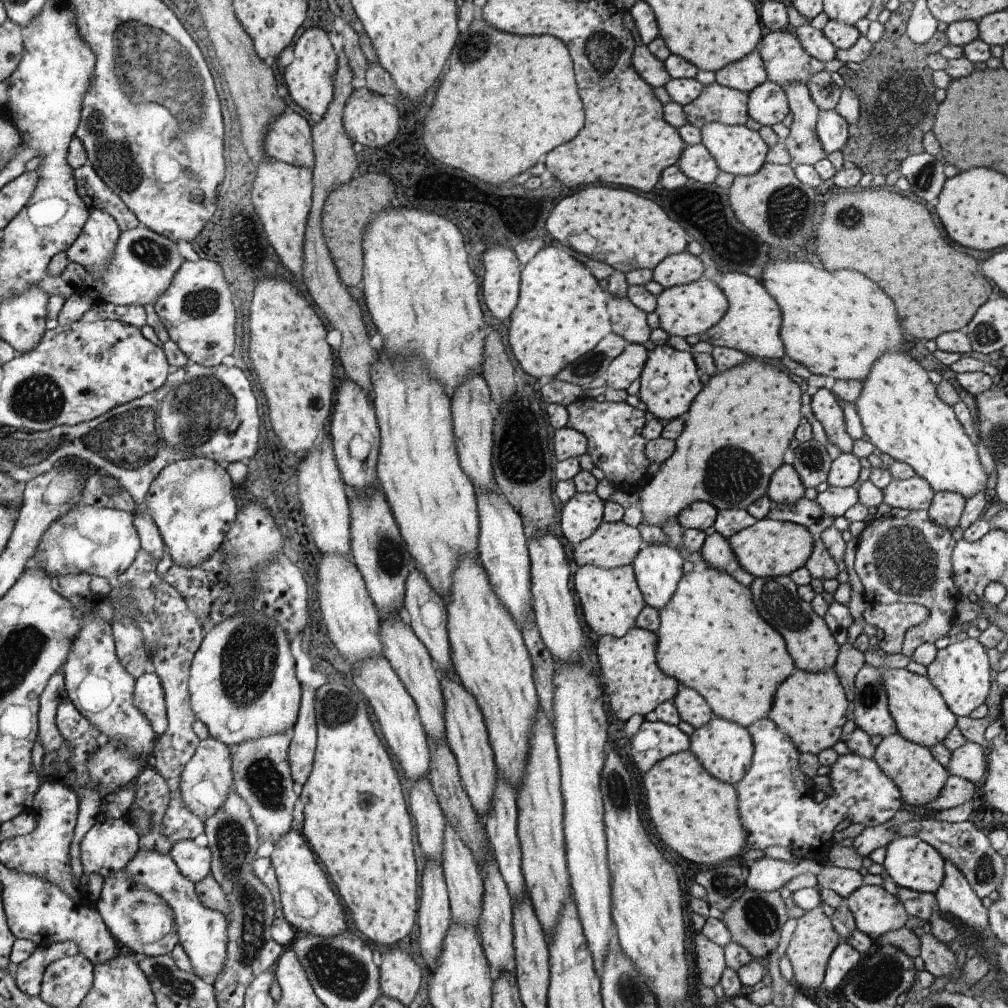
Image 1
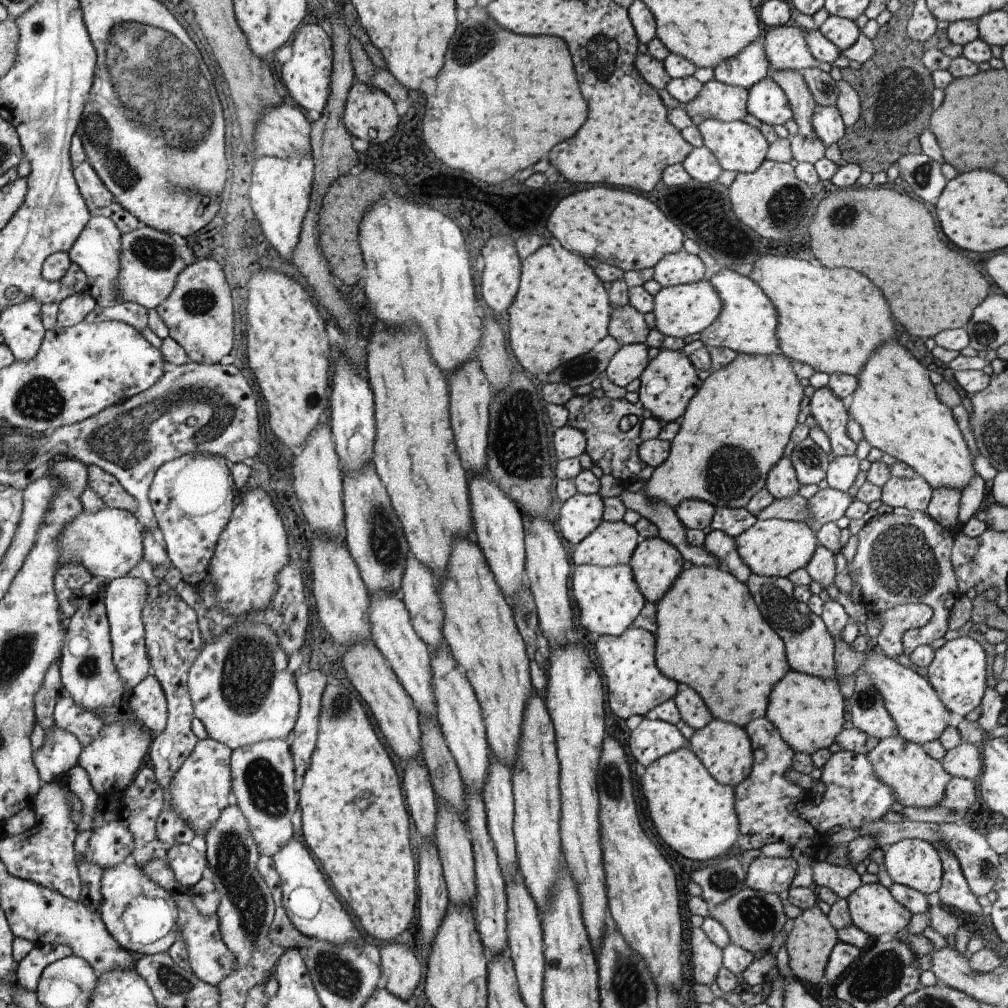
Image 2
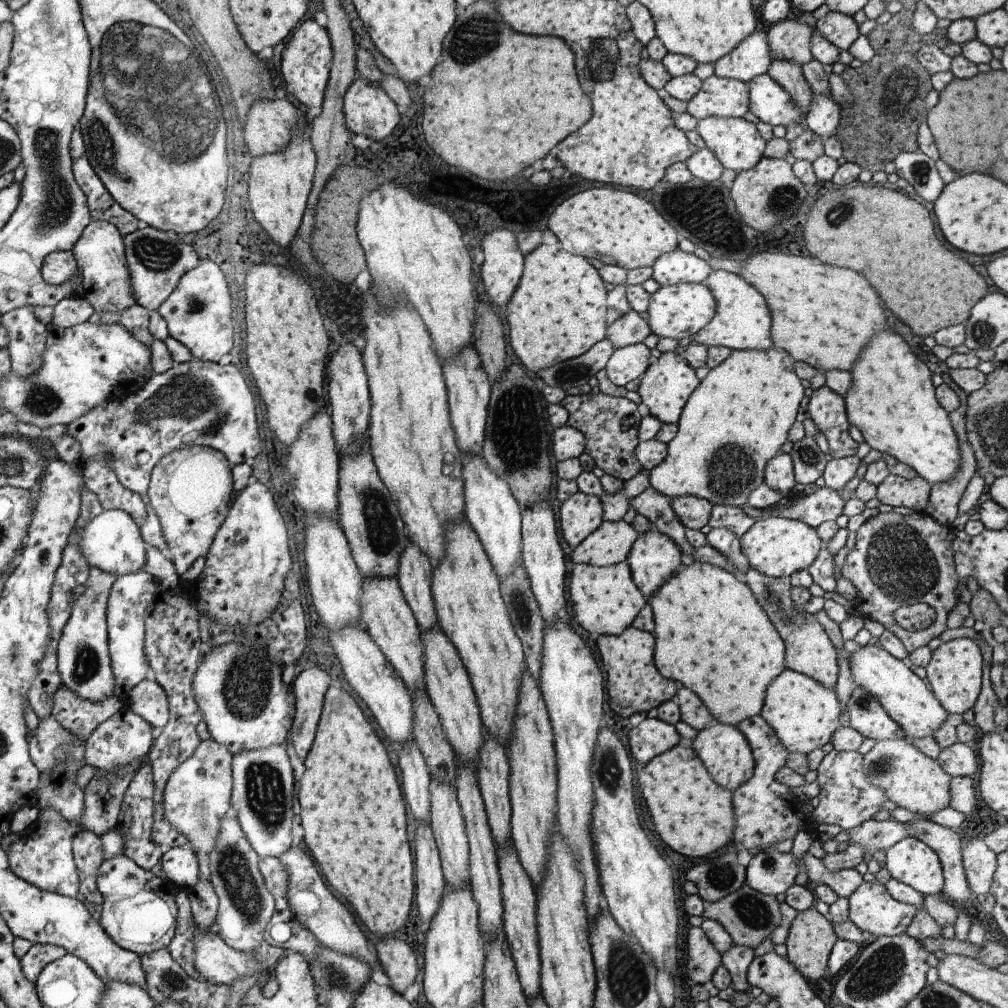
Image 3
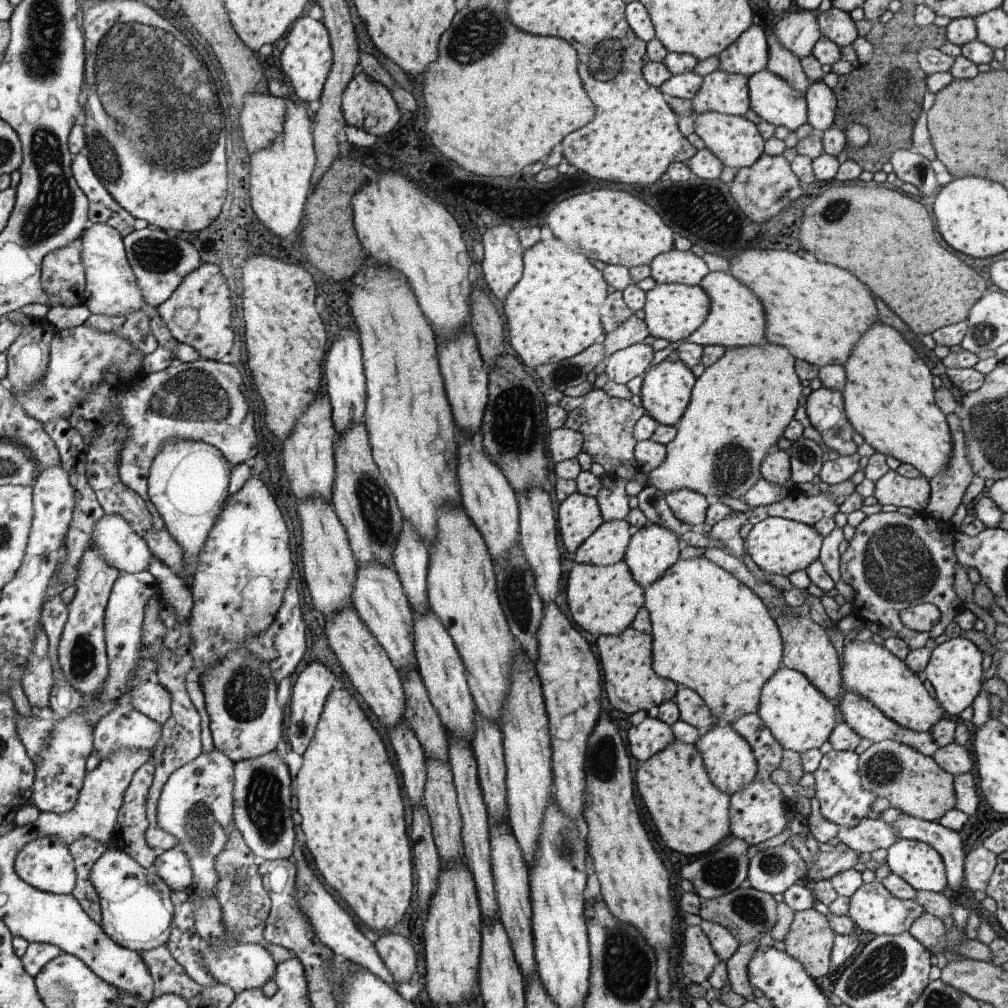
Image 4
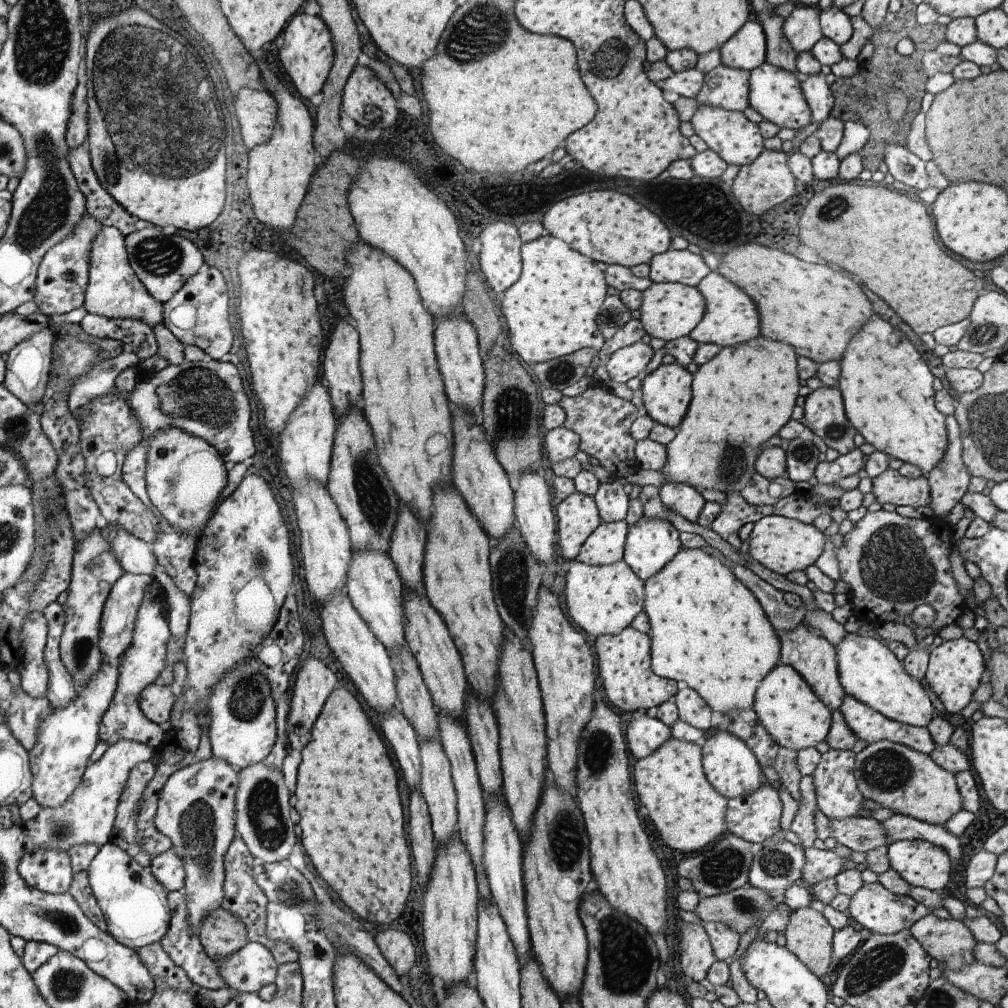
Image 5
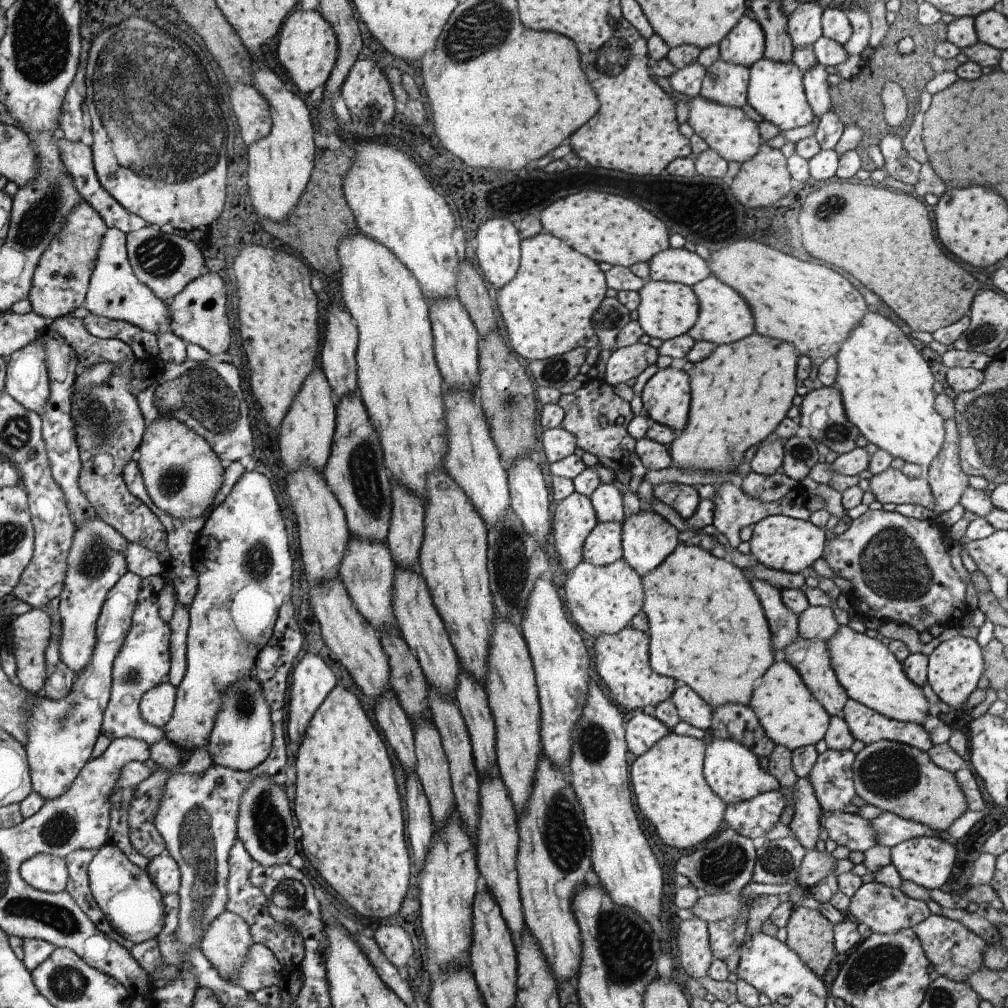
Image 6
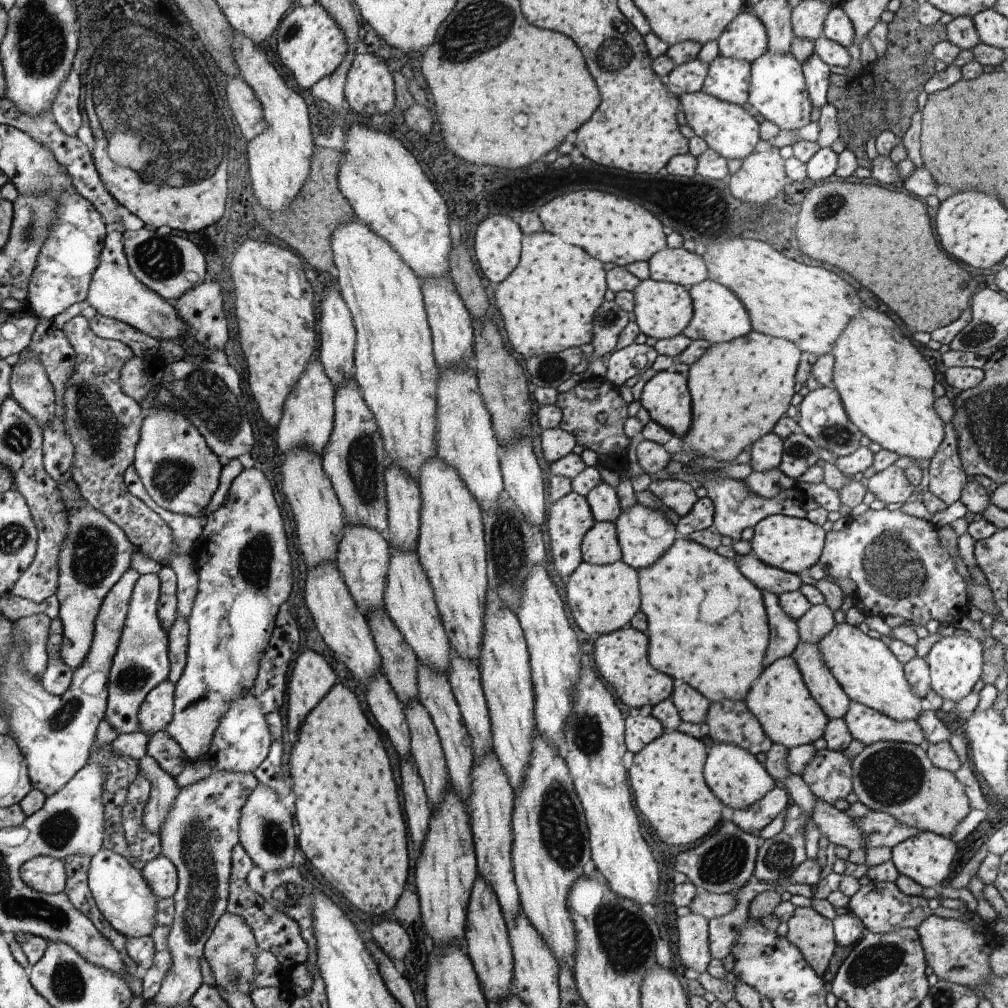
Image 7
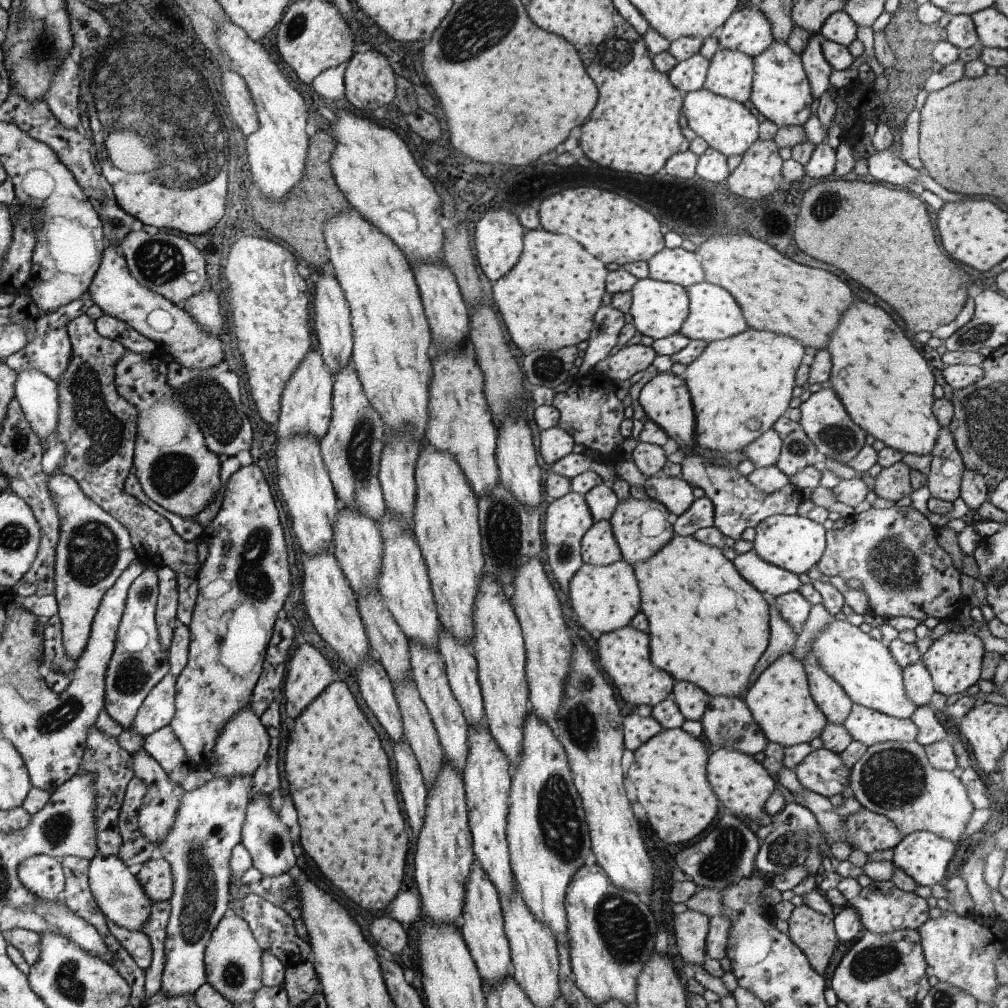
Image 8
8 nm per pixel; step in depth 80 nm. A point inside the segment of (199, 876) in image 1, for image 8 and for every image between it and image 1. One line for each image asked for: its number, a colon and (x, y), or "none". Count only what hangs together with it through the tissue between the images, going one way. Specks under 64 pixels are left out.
2: (188, 864)
3: (181, 865)
4: (173, 866)
5: (169, 869)
6: (164, 870)
7: (161, 874)
8: (156, 878)

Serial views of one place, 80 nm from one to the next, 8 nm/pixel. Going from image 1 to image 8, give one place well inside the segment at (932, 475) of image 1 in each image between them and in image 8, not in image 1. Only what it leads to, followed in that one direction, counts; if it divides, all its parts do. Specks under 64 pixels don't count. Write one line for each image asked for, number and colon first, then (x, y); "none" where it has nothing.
2: (895, 403)
3: (891, 401)
4: (889, 399)
5: (886, 386)
6: (886, 386)
7: (885, 385)
8: (884, 383)

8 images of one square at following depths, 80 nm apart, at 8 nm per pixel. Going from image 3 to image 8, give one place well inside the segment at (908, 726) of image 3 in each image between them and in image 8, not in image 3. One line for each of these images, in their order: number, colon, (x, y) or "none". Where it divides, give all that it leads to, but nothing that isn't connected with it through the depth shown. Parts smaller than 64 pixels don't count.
4: (868, 669)
5: (868, 671)
6: (865, 668)
7: (866, 670)
8: (865, 669)

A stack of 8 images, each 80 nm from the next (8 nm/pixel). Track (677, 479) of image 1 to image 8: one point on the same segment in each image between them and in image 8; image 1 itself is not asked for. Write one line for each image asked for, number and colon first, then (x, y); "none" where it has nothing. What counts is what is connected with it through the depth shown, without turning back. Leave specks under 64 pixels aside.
2: (737, 425)
3: (736, 420)
4: (739, 408)
5: (742, 397)
6: (755, 374)
7: (739, 389)
8: (740, 387)

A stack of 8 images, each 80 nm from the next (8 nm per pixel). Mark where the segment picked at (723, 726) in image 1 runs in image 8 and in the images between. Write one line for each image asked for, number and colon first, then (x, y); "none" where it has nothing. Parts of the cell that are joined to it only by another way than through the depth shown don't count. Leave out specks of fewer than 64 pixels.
2: (725, 749)
3: (726, 754)
4: (728, 760)
5: (730, 767)
6: (733, 772)
7: (736, 778)
8: (741, 784)

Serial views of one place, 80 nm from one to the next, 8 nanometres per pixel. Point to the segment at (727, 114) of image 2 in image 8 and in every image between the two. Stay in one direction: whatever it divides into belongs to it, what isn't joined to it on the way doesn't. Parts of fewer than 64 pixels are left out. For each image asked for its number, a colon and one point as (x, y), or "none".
3: (717, 97)
4: (724, 93)
5: (726, 88)
6: (726, 84)
7: (728, 79)
8: (730, 74)

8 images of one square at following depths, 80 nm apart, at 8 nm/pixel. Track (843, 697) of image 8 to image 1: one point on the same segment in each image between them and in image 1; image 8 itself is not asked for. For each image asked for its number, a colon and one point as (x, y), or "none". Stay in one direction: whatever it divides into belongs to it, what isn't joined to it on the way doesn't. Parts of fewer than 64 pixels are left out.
1: (810, 643)
2: (809, 646)
3: (809, 651)
4: (807, 648)
5: (811, 655)
6: (810, 658)
7: (823, 687)

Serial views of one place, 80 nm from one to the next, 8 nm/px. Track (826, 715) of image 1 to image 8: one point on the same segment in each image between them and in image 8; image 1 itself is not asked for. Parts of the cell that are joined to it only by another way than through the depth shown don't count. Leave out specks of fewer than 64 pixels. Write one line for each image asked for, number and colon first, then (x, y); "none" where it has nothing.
2: (808, 711)
3: (804, 714)
4: (800, 717)
5: (796, 718)
6: (787, 711)
7: (779, 699)
8: (779, 700)

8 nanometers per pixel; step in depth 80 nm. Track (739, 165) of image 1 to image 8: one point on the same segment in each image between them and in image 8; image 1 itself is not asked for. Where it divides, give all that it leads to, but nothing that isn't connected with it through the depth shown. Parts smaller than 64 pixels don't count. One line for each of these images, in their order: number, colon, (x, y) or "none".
2: (739, 147)
3: (737, 144)
4: (735, 141)
5: (737, 141)
6: (729, 131)
7: (727, 128)
8: (728, 126)

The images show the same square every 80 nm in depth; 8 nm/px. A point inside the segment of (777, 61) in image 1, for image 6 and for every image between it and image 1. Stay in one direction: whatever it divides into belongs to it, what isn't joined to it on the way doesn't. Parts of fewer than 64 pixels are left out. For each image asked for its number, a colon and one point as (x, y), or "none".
2: (786, 47)
3: (789, 40)
4: (799, 31)
5: (802, 29)
6: (804, 24)

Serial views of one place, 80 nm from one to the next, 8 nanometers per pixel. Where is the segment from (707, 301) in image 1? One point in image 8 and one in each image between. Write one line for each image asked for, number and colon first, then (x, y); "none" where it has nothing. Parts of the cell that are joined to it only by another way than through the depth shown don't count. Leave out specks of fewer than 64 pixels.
2: (684, 310)
3: (675, 311)
4: (673, 311)
5: (669, 311)
6: (667, 310)
7: (663, 309)
8: (658, 309)

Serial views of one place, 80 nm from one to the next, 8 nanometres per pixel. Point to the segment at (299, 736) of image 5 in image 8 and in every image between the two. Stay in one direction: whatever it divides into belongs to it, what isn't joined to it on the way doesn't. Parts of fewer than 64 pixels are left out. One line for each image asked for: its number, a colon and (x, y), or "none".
6: (312, 682)
7: (312, 678)
8: (309, 674)

